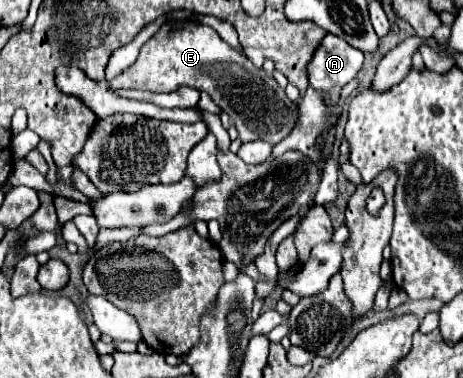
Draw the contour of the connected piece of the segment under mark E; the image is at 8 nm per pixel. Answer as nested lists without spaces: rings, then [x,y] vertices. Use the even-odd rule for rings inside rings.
[[[196,20],[164,22],[142,46],[136,64],[108,84],[114,92],[120,88],[174,92],[184,84],[204,90],[224,112],[228,112],[242,142],[260,138],[274,146],[284,140],[298,122],[298,104],[286,96],[284,88],[280,88],[278,82],[262,68],[256,68],[242,52],[230,48],[218,32]]]

